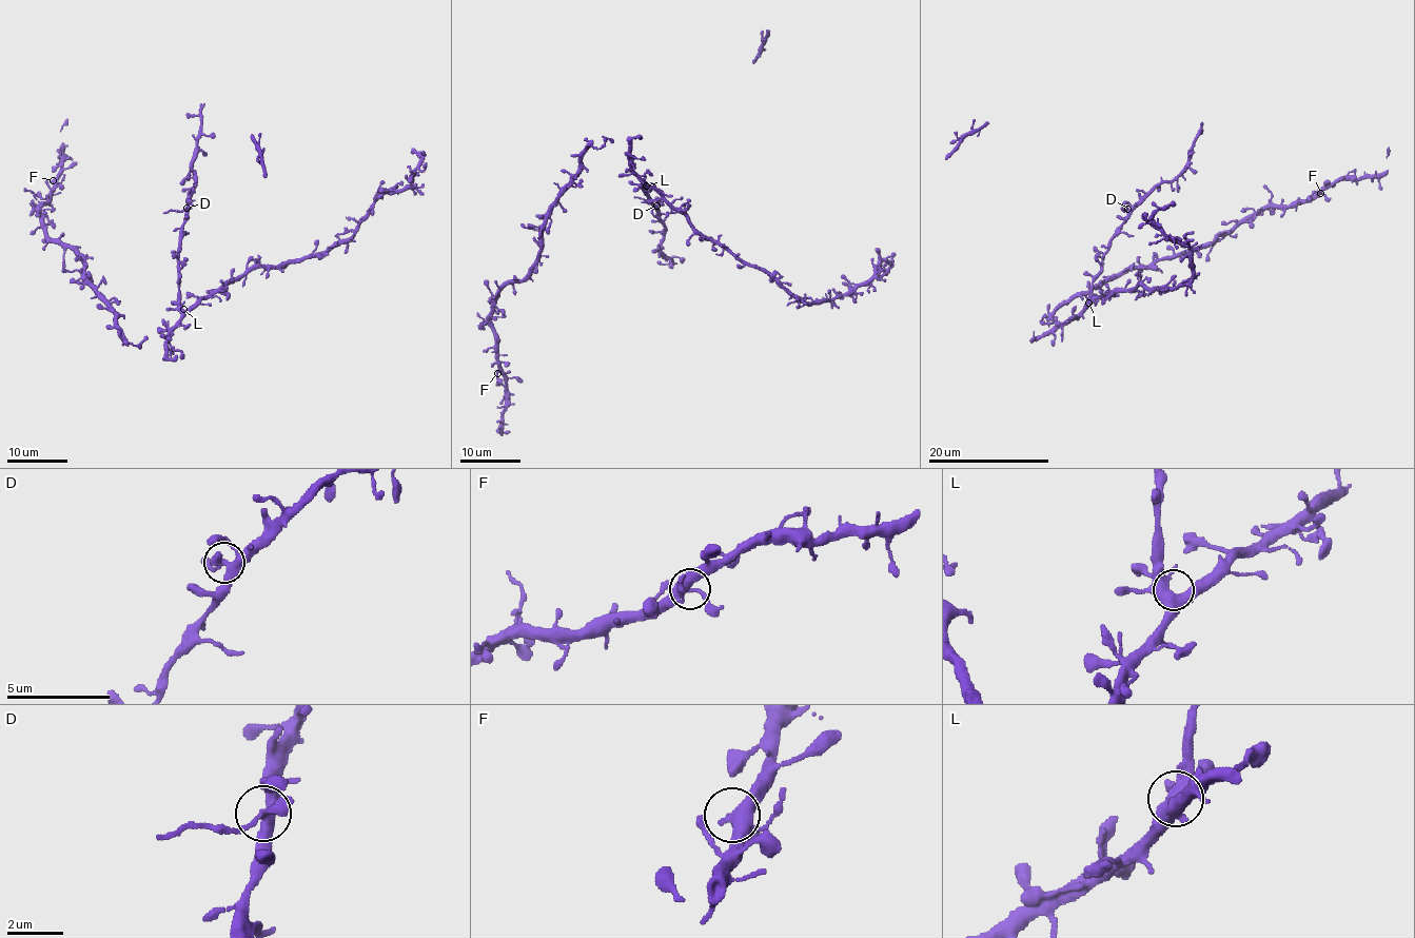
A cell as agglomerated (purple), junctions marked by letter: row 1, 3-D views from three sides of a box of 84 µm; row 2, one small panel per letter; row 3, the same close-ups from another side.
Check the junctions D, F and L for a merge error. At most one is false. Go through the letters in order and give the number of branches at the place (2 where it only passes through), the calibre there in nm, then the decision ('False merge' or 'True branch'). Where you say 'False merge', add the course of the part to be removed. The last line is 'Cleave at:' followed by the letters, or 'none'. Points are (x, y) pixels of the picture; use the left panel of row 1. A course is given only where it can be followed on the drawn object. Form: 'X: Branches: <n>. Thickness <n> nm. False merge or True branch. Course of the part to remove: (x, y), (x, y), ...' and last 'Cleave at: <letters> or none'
D: Branches: 5. Thickness 340 nm. False merge. Course of the part to remove: (185, 208), (163, 212)
F: Branches: 4. Thickness 320 nm. True branch
L: Branches: 5. Thickness 480 nm. True branch
Cleave at: D

